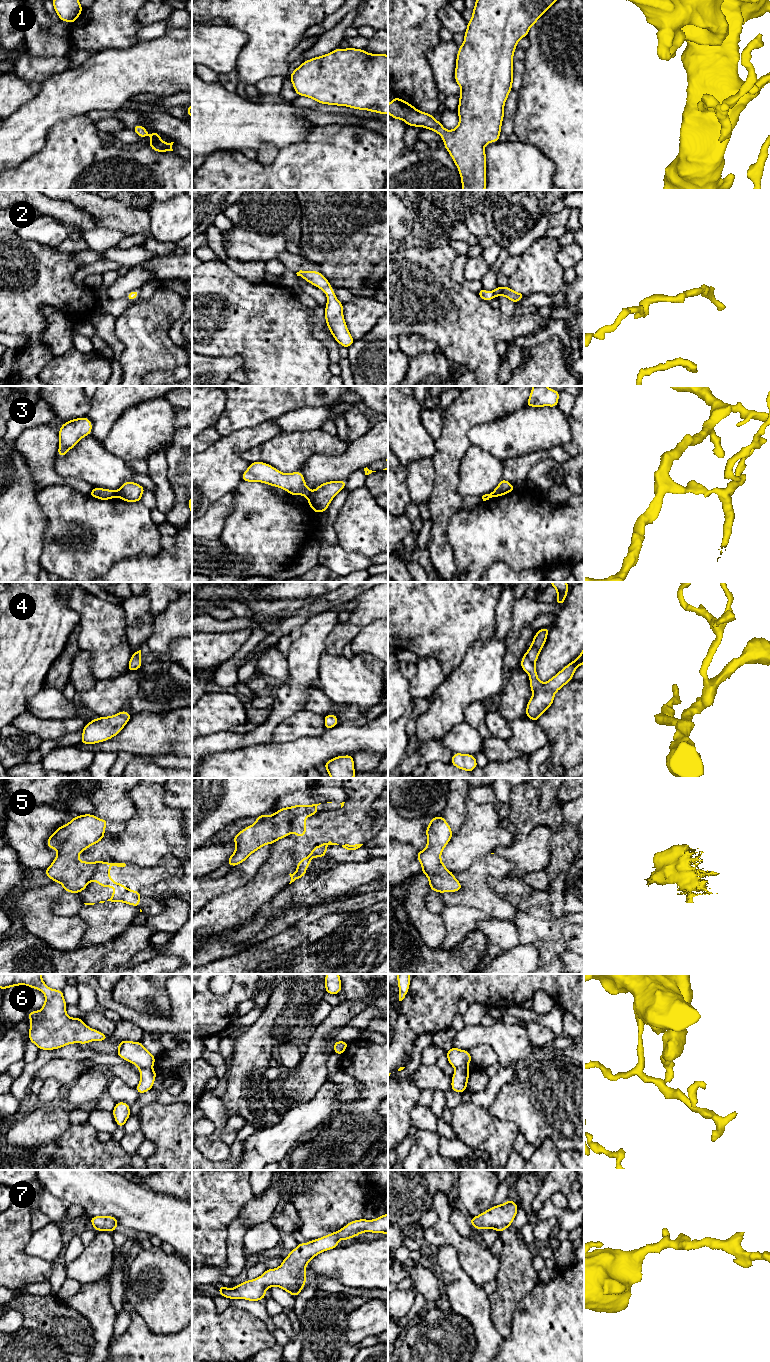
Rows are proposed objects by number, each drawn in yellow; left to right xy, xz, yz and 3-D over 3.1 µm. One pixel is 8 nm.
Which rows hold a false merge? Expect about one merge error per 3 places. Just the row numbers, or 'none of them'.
3, 5, 6

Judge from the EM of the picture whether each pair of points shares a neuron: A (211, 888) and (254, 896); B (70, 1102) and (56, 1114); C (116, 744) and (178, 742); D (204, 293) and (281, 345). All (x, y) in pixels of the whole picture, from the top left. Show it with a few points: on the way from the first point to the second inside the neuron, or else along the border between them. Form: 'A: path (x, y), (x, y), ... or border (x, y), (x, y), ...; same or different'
A: border (250, 879), (232, 891), (208, 901); different
B: border (62, 1104), (68, 1110); different
C: path (131, 742), (163, 742); same
D: path (223, 312), (227, 316), (258, 322), (262, 326); same

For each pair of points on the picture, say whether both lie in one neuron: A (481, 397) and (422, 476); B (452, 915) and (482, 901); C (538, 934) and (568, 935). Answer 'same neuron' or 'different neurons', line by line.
A: different neurons
B: different neurons
C: different neurons

